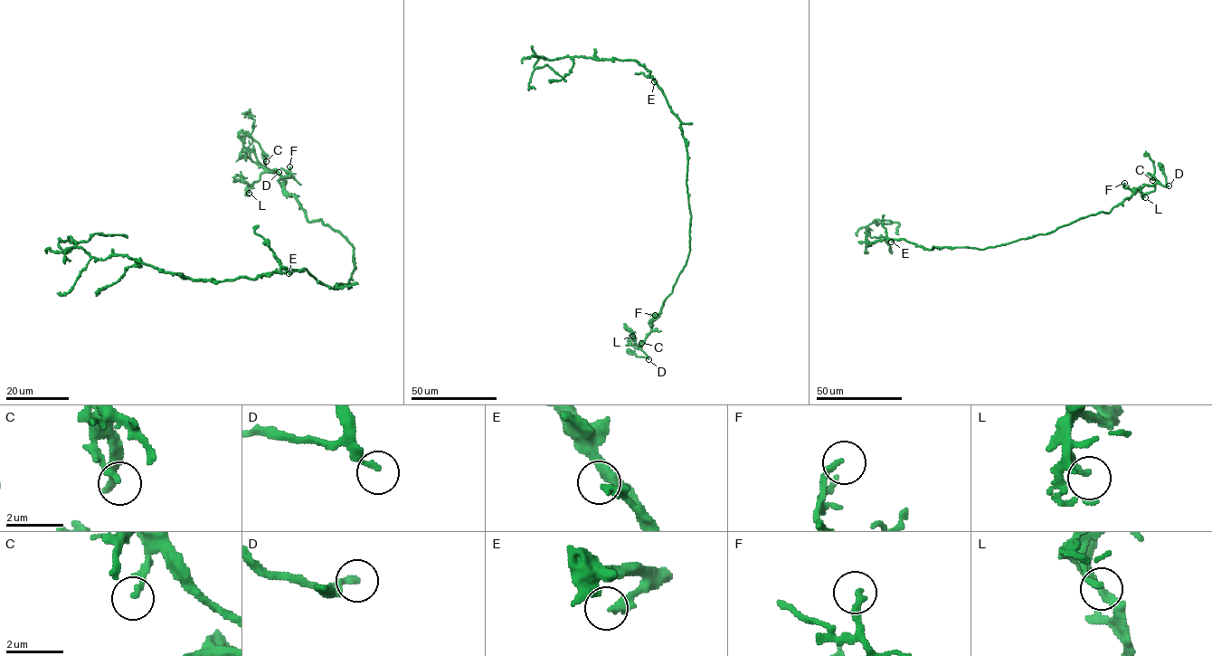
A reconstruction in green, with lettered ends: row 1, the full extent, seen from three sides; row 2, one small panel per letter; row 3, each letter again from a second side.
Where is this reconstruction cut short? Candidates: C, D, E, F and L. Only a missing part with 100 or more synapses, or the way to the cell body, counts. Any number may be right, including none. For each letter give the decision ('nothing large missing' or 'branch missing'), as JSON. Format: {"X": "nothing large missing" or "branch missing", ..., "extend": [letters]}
{"C": "nothing large missing", "D": "branch missing", "E": "nothing large missing", "F": "nothing large missing", "L": "nothing large missing", "extend": ["D"]}

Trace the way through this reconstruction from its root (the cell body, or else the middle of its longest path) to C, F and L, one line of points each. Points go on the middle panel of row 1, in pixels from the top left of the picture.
C: (687, 156), (690, 251), (672, 292), (652, 321), (651, 330), (641, 350), (641, 343)
F: (687, 156), (690, 251), (672, 292), (655, 315)
L: (687, 156), (691, 215), (687, 260), (644, 341), (639, 346), (632, 336)

